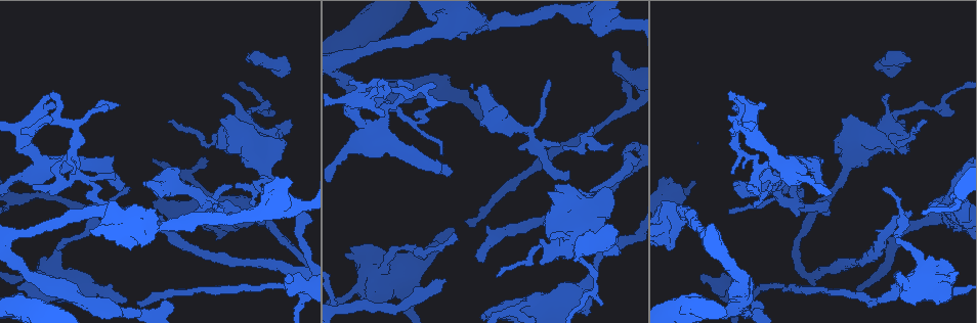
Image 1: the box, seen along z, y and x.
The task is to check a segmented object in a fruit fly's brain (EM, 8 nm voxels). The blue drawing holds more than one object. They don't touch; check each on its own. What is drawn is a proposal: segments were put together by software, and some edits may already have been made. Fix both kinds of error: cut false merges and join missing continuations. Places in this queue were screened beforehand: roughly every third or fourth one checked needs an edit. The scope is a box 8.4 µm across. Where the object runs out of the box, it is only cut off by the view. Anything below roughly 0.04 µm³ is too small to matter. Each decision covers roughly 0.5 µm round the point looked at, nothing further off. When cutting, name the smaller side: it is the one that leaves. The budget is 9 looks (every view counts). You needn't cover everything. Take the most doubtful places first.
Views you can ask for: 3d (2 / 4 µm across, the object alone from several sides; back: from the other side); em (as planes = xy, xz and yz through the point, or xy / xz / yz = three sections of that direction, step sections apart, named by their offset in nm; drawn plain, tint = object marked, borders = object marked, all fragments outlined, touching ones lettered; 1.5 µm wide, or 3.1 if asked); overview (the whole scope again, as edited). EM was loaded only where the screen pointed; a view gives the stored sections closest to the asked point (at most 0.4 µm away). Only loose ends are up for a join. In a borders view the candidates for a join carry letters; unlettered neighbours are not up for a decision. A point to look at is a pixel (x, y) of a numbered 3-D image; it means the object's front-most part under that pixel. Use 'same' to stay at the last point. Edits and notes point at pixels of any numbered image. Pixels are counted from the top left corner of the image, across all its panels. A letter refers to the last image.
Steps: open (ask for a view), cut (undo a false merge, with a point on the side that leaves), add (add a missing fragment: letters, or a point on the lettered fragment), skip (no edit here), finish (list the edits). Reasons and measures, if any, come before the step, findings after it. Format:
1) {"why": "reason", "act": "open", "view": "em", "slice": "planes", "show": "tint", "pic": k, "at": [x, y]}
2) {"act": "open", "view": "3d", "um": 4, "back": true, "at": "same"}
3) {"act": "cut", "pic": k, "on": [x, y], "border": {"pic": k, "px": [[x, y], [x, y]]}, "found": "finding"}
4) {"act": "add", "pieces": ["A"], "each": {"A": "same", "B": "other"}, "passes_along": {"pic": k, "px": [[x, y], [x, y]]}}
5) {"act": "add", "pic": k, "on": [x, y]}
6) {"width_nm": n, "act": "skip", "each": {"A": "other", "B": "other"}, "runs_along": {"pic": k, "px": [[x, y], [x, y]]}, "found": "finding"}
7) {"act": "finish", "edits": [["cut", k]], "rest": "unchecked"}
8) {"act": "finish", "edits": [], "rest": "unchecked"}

{"why": "branch stops here", "act": "open", "view": "3d", "um": 2, "pic": 1, "at": [247, 60]}

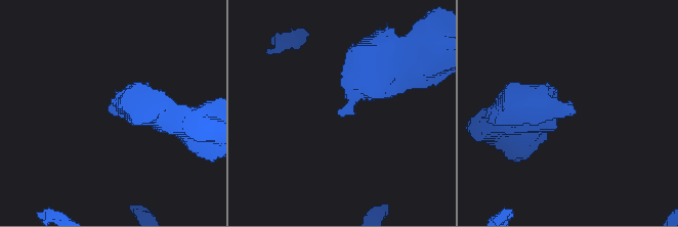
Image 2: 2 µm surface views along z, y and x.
{"act": "open", "view": "em", "slice": "planes", "show": "tint", "pic": 2, "at": [574, 110]}

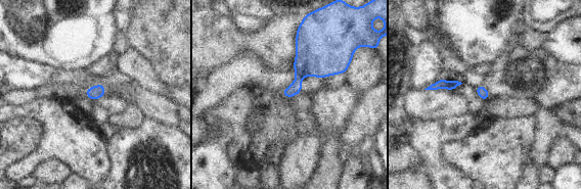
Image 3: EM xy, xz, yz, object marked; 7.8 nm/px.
{"act": "open", "view": "em", "slice": "planes", "show": "borders", "at": "same"}

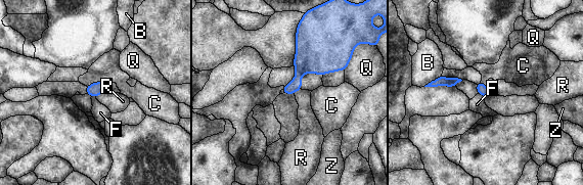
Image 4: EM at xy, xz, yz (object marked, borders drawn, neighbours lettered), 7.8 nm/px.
{"act": "skip", "each": {"B": "other", "C": "other", "F": "other", "Q": "other", "R": "other", "Z": "other"}, "border": {"pic": 4, "px": [[104, 92], [96, 97]]}, "found": "no lettered fragment goes on from it"}

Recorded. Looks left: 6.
{"why": "free end", "act": "open", "view": "em", "slice": "planes", "show": "borders", "pic": 1, "at": [800, 215]}

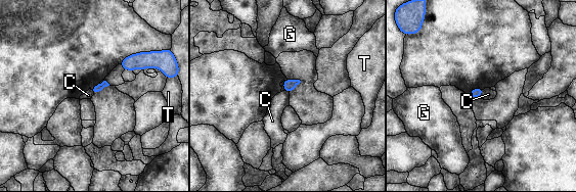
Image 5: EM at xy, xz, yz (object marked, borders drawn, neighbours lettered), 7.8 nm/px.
{"act": "skip", "each": {"C": "other", "G": "other", "T": "other"}, "border": {"pic": 5, "px": [[484, 89], [480, 97]]}, "found": "none of them fits"}

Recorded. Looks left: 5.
{"why": "branch stops here", "act": "open", "view": "3d", "um": 4, "pic": 1, "at": [748, 185]}

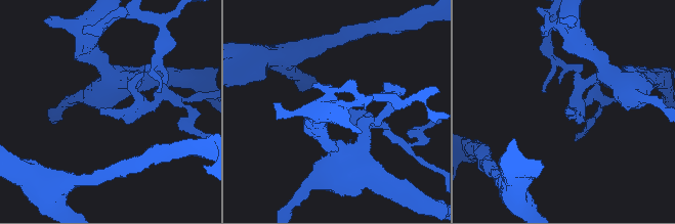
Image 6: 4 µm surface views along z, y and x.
{"why": "now the EM", "act": "open", "view": "em", "slice": "planes", "show": "tint", "pic": 6, "at": [102, 110]}

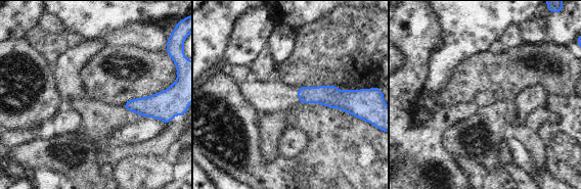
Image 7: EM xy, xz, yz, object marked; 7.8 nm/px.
{"act": "open", "view": "em", "slice": "planes", "show": "borders", "at": "same"}

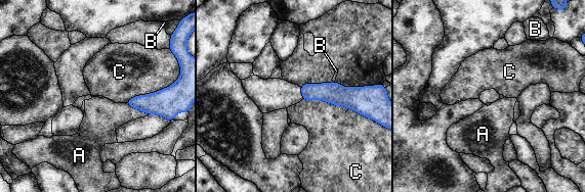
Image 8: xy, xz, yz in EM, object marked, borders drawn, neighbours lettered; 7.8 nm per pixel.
{"act": "skip", "each": {"A": "other", "B": "other", "C": "other"}, "border": {"pic": 8, "px": [[302, 98], [341, 104], [375, 121]]}, "found": "no lettered fragment goes on from it"}

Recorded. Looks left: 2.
{"why": "branch stops here", "act": "open", "view": "em", "slice": "xy", "step": 8, "show": "tint", "pic": 1, "at": [169, 120]}

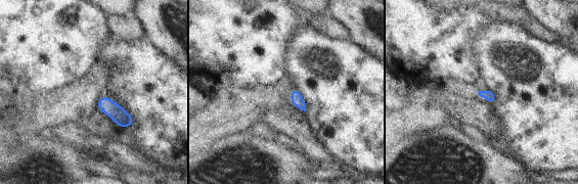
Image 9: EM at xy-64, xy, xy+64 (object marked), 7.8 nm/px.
{"why": "another direction", "act": "open", "view": "em", "slice": "planes", "show": "borders", "at": "same"}

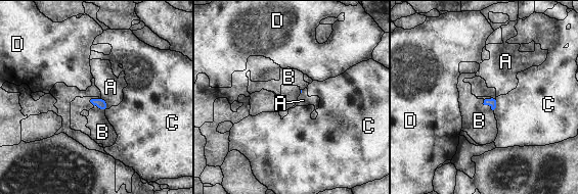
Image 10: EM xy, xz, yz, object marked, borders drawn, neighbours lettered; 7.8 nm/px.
{"act": "skip", "each": {"A": "other", "B": "other", "C": "other", "D": "other"}, "border": {"pic": 10, "px": [[483, 100], [483, 103], [493, 110]]}, "found": "none of them fits"}

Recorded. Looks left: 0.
{"act": "finish", "edits": [], "rest": "unchecked"}

